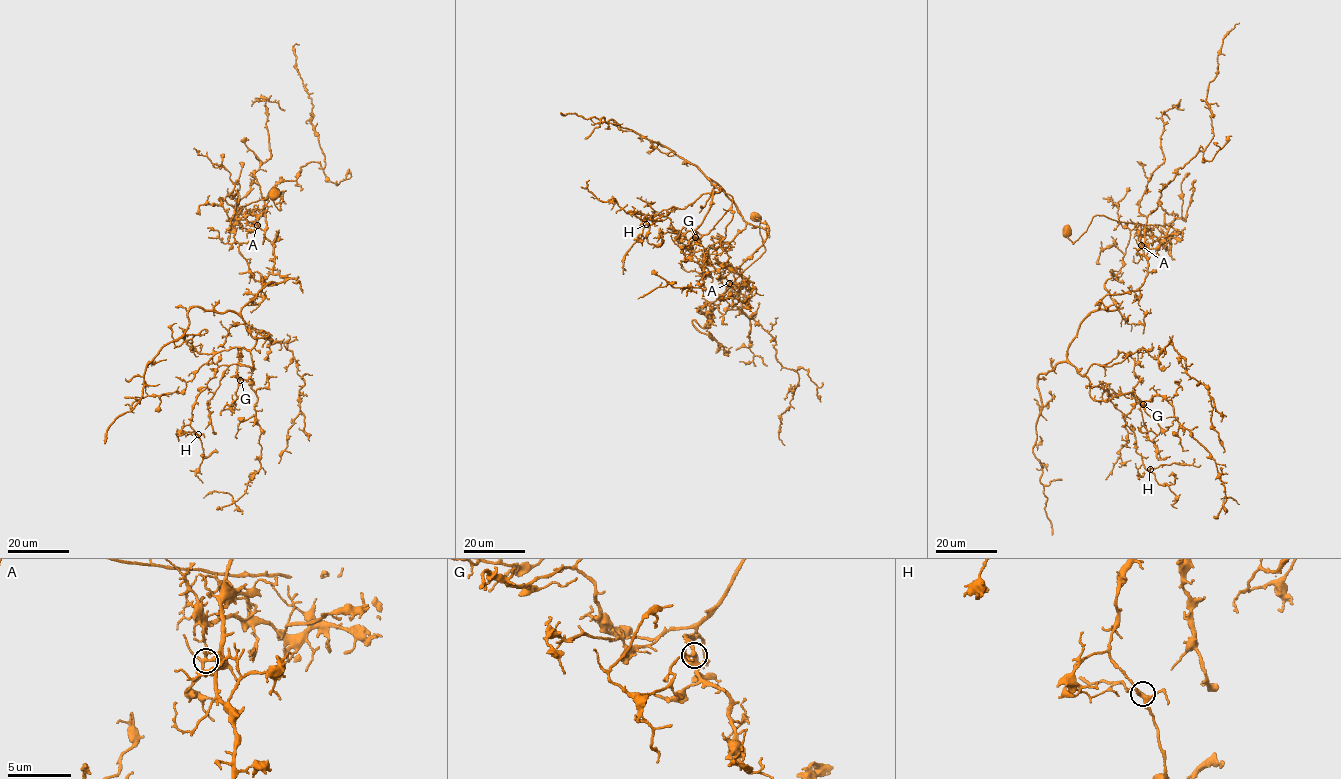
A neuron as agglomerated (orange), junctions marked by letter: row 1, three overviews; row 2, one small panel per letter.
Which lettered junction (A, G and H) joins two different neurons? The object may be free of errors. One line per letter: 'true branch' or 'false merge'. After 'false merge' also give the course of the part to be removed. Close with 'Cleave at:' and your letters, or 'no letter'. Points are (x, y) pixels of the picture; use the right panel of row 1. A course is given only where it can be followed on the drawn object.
A: false merge; course (1141, 246), (1141, 236), (1163, 239), (1167, 229), (1094, 215), (1073, 242), (1064, 234), (1066, 225)
G: true branch
H: true branch
Cleave at: A

